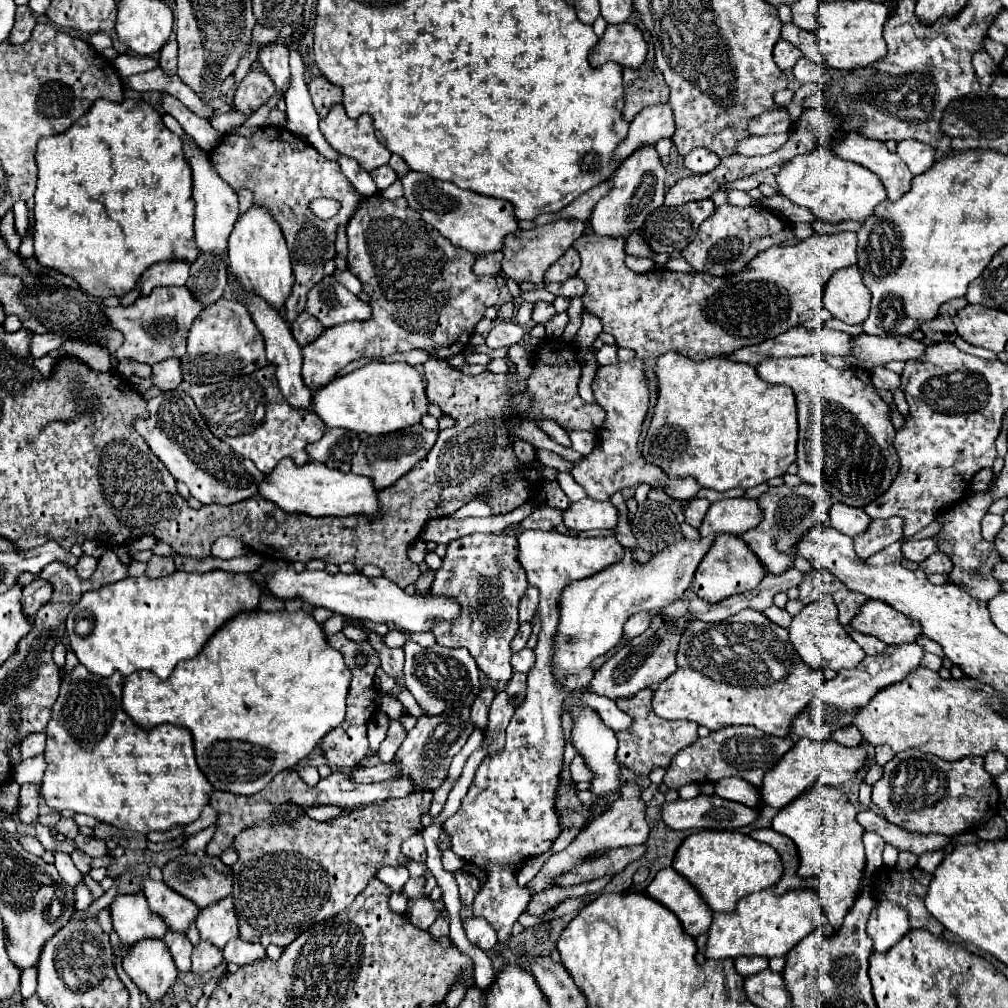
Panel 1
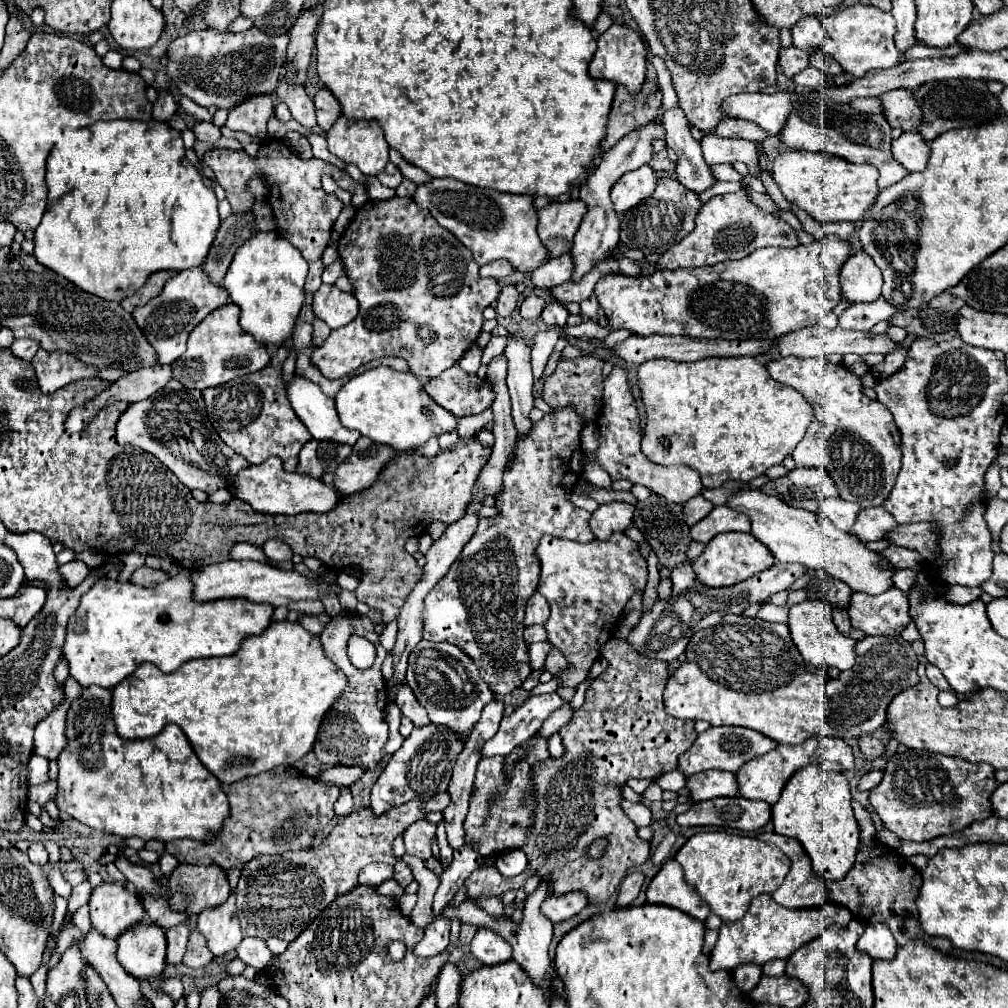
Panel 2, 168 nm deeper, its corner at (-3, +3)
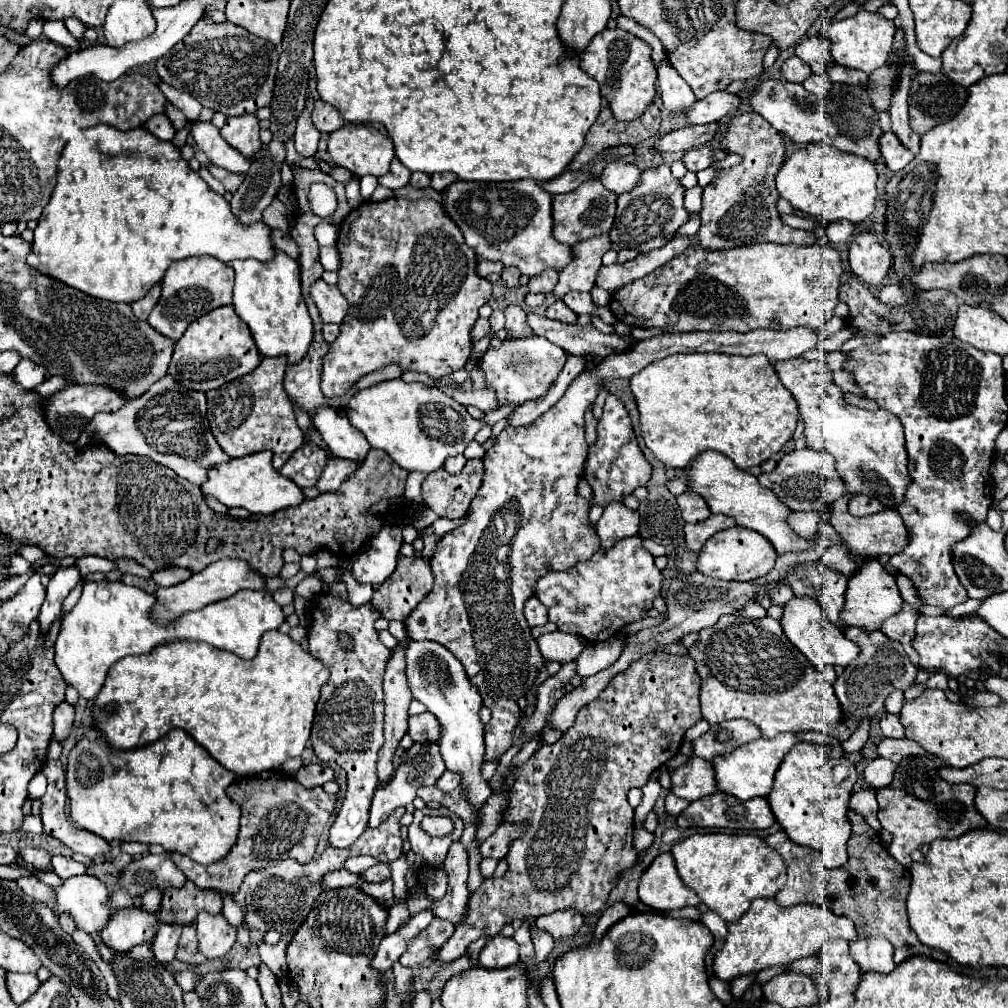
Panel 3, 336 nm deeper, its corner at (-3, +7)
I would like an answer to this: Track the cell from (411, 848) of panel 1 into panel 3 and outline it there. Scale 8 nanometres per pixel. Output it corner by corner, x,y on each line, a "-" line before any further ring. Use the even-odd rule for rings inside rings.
442,805
440,809
420,809
420,811
414,811
414,821
408,827
408,841
412,845
412,851
424,859
424,865
426,867
434,867
434,865
444,863
450,845
462,837
462,831
464,831
464,821
456,813
452,813
448,807
-
424,815
446,815
446,817
452,817
454,823
456,823
454,833
450,837
440,837
440,839
426,835
420,829
420,821
422,821

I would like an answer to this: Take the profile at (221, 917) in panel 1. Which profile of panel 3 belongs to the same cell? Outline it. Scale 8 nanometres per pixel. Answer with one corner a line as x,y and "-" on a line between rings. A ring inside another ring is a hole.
202,911
196,919
196,935
200,953
206,959
224,957
236,943
236,929
224,919
224,915
210,915

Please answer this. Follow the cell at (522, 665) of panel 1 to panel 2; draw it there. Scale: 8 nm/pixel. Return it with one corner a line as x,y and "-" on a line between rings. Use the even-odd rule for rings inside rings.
544,641
544,643
532,643
532,645
528,647
532,671
540,671
540,669
544,667
544,661
546,661
548,651
550,651
550,643
548,643
548,641

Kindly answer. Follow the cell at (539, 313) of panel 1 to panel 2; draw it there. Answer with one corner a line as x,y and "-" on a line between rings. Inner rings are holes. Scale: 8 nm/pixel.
548,303
542,311
542,321
546,325
564,325
568,319
568,311
560,303

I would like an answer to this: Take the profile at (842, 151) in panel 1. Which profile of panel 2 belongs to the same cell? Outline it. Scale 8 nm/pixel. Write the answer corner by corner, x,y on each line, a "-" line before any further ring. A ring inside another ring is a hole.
820,91
806,93
806,99
796,103
782,133
780,139
792,147
792,149
804,149
804,151
824,151
836,157
842,157
850,163
870,163
878,167
880,171
880,189
890,187
904,179
908,173
906,169
892,159
890,155
890,125
882,115
868,115
858,113
850,105
832,105
824,99

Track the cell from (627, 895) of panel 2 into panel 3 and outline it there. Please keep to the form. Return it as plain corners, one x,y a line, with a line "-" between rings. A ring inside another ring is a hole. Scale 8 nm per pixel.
614,903
612,907
604,909
602,917
598,919
598,925
596,925
596,931
594,931
594,939
600,941
604,937
604,933
608,931
608,927
612,927
614,923
618,923
626,915
630,915
630,907
624,905
624,903

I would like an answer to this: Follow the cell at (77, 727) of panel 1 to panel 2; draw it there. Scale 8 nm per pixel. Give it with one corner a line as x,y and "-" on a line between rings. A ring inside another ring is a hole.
84,687
82,695
72,701
66,717
68,745
58,757
58,809
98,831
108,831
118,837
142,837
142,839
196,839
210,843
208,831
218,833
228,817
228,799
220,789
220,781
200,763
190,747
184,731
178,725
166,725
162,735
150,739
122,739
112,719
112,691
104,687

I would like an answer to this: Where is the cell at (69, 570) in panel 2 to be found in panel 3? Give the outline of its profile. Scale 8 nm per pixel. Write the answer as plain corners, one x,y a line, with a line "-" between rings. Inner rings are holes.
64,567
58,569
56,575
50,579
48,587
46,587
46,601
42,605
42,613
40,613
40,631
42,635
48,633
50,625
54,623
54,619
60,615
62,611
62,603
68,597
68,593
78,585
80,575
76,567

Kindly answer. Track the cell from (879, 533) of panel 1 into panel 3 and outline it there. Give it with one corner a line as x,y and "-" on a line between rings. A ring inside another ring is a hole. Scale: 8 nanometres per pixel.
852,495
850,503
848,503
848,511
854,517
862,517
862,515
870,515
870,513
878,513
882,511
884,505
878,503
878,499
872,499
868,495

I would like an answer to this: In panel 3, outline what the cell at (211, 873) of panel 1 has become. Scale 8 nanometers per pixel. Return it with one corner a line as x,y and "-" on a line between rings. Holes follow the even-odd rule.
186,881
182,889
166,889
160,903
160,923
178,923
190,925
194,923
200,911
220,913
222,911
222,895
218,891
206,891

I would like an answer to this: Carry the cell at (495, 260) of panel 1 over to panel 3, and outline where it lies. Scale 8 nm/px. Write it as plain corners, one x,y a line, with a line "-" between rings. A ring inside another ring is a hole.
478,261
476,265
476,271
480,277
488,277
492,273
502,273
504,265
502,263
494,263
494,261

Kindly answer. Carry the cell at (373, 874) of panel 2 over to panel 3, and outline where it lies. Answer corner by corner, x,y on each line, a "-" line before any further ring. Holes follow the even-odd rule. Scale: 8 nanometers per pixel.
350,857
342,867
348,869
350,873
362,873
376,863
378,863
378,859
374,859
374,857

